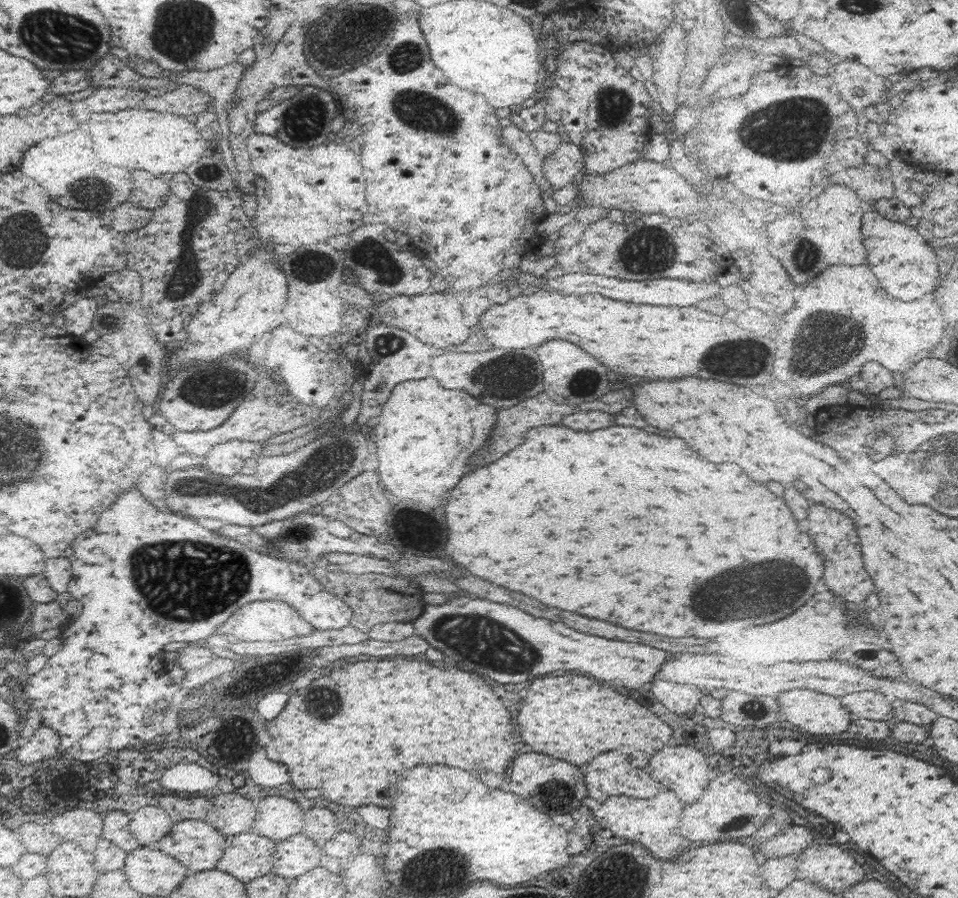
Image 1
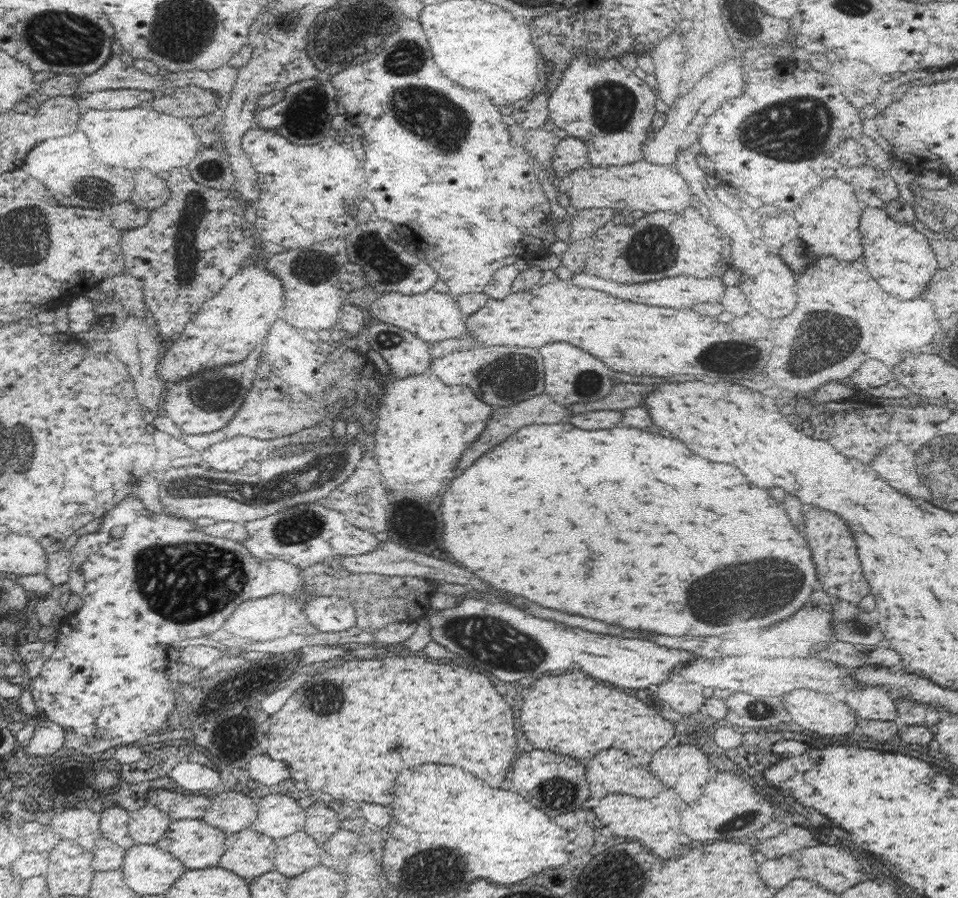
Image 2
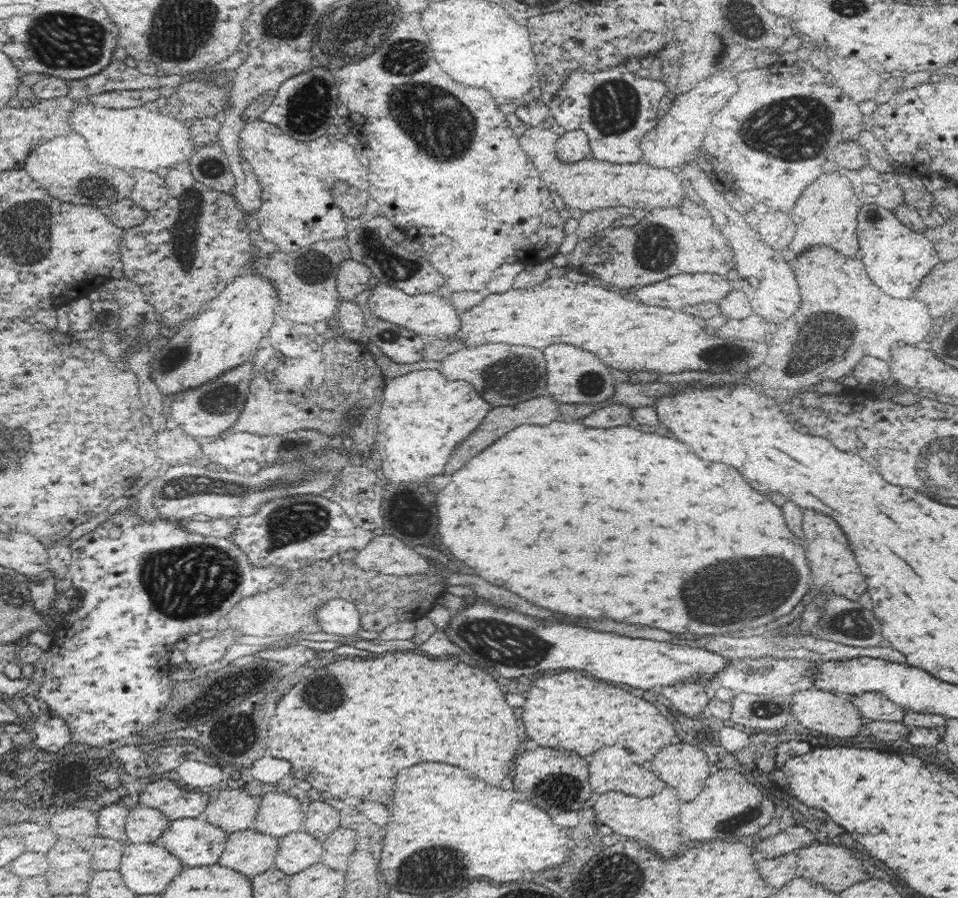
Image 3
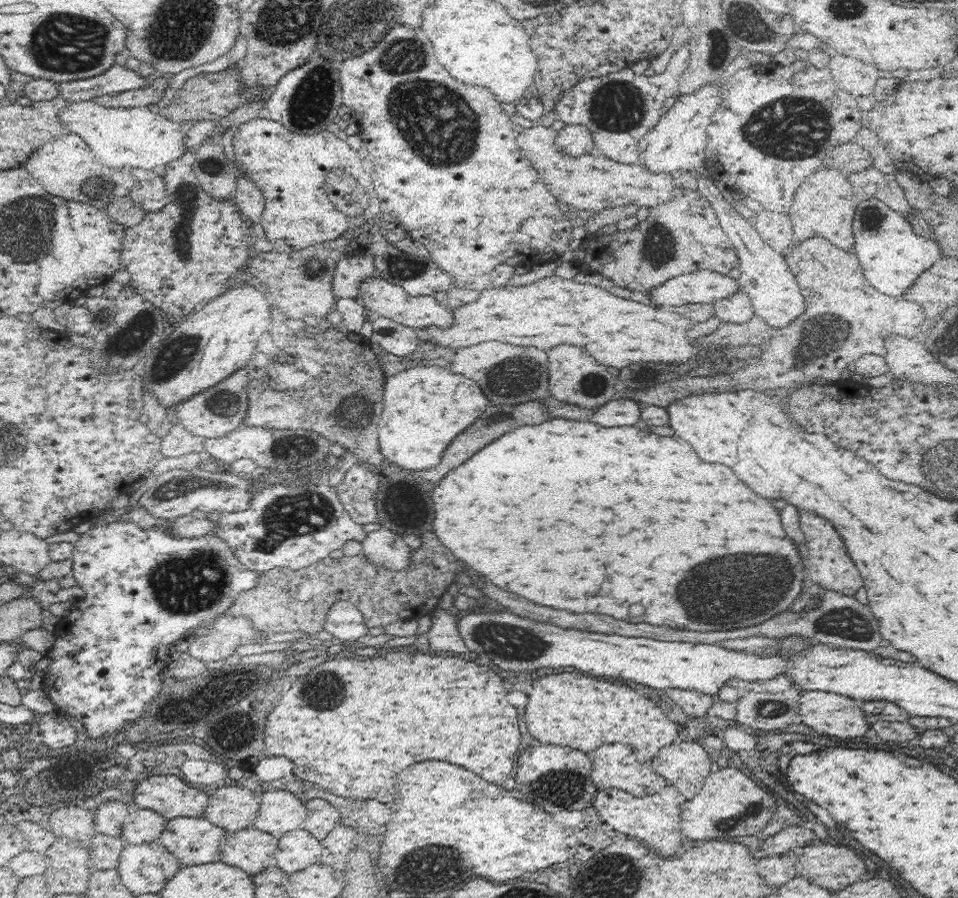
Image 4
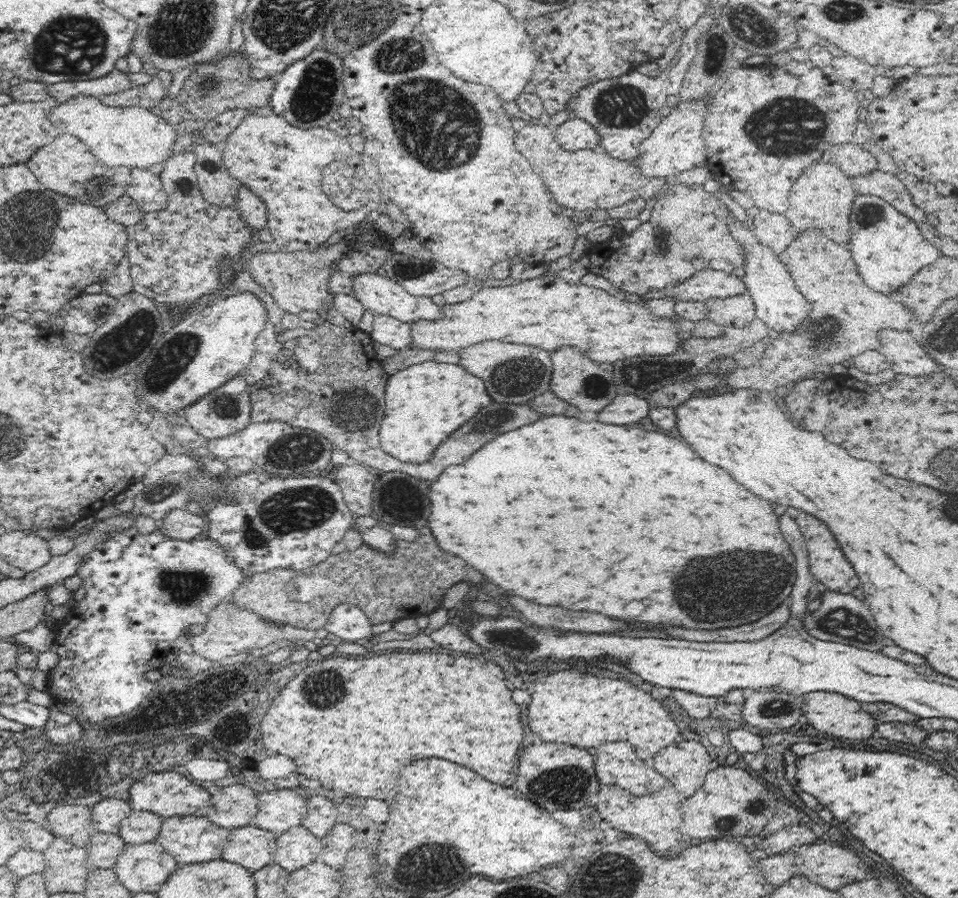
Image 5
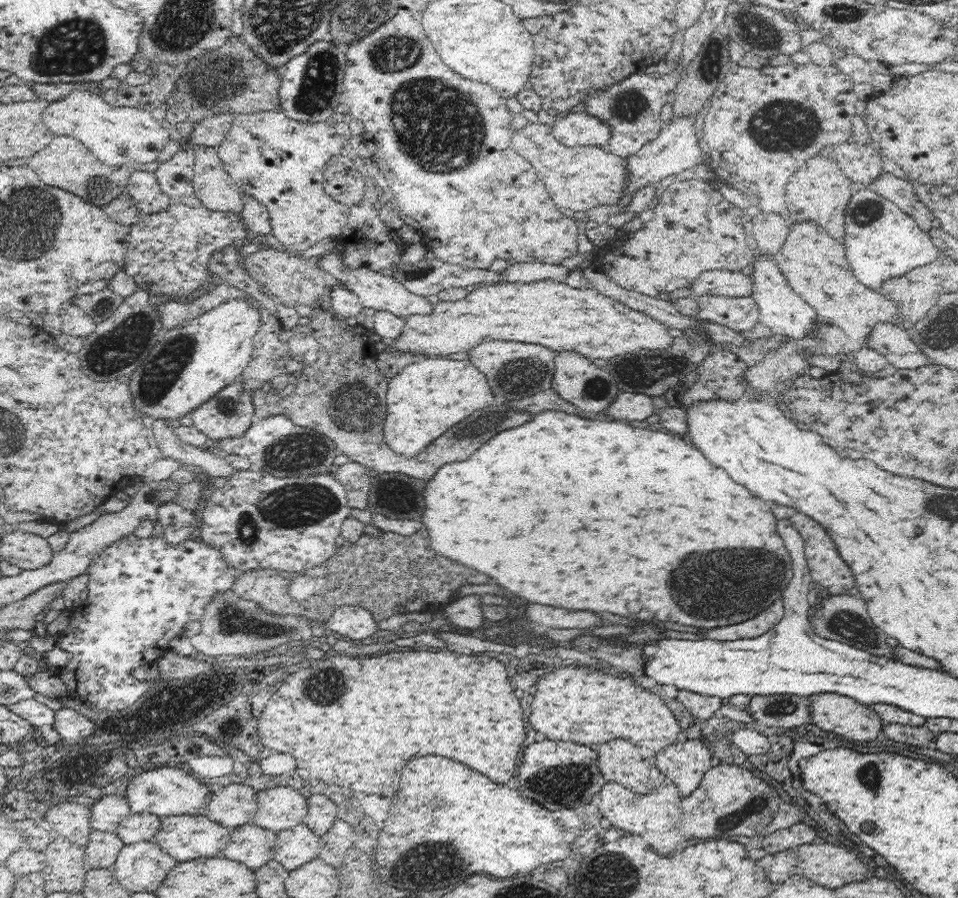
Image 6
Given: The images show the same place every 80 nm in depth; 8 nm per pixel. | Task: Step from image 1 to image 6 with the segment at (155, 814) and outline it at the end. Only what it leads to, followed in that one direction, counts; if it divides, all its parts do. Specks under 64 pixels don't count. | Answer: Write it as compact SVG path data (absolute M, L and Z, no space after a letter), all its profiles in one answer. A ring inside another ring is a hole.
M150 812L134 813L121 823L117 835L124 845L152 841L160 827L161 817Z

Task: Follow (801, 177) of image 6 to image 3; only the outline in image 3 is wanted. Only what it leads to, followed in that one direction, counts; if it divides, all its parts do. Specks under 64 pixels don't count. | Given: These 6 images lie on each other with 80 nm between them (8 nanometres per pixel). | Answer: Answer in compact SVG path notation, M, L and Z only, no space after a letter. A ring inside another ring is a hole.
M832 172L822 174L814 184L810 184L800 200L796 202L796 226L798 236L790 244L794 252L800 252L808 246L830 246L844 256L854 256L858 252L856 240L856 214L860 210L856 192L848 178Z

